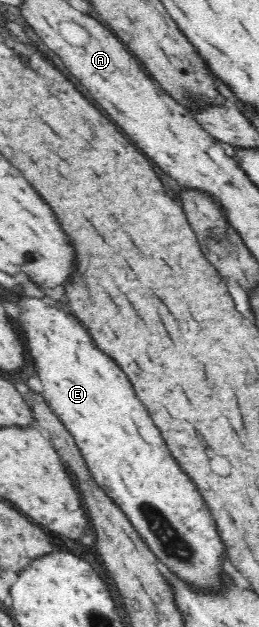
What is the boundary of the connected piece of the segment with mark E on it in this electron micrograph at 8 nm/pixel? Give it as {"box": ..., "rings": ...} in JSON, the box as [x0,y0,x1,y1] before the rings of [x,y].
{"box":[16,294,224,586],"rings":[[[24,294],[16,304],[22,310],[16,322],[42,380],[43,397],[75,438],[96,483],[128,514],[150,550],[171,572],[197,586],[200,582],[216,582],[220,552],[224,552],[216,524],[204,510],[204,500],[196,494],[192,482],[172,462],[160,432],[136,398],[126,374],[94,346],[90,332],[74,314],[66,314],[56,306],[58,300]]]}

